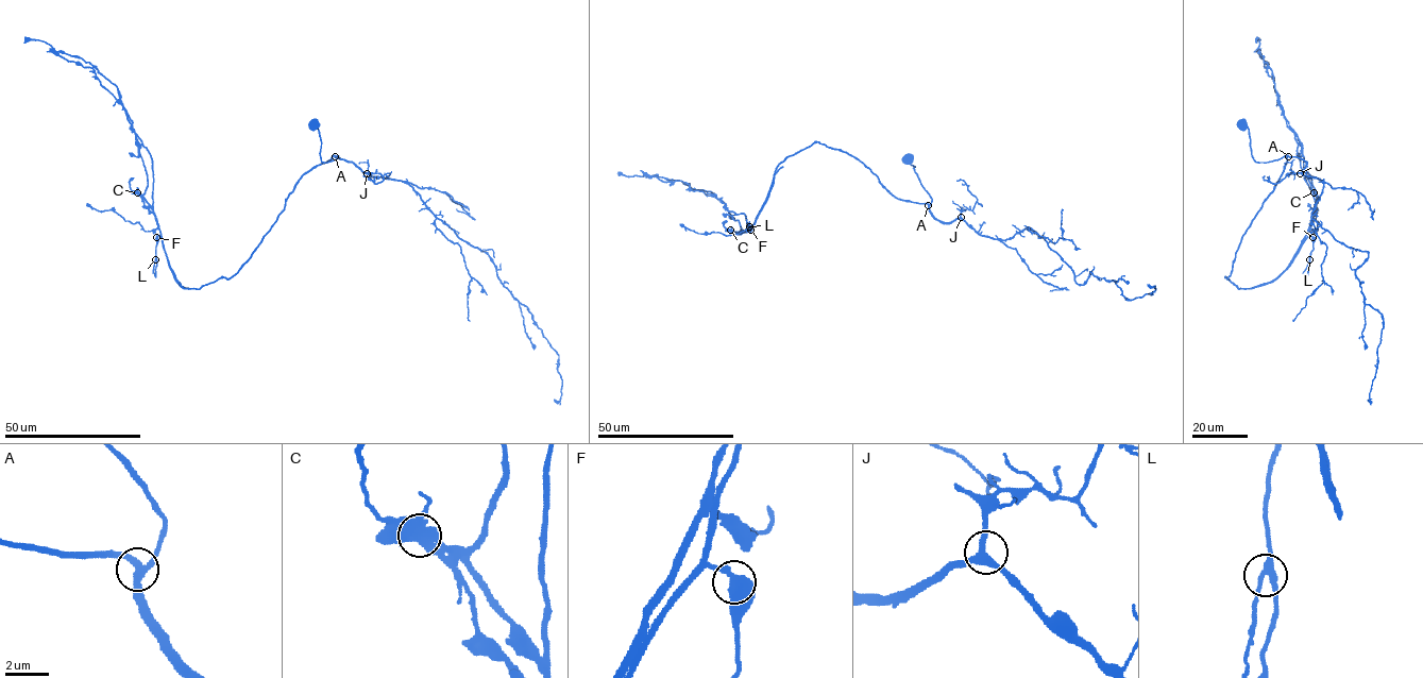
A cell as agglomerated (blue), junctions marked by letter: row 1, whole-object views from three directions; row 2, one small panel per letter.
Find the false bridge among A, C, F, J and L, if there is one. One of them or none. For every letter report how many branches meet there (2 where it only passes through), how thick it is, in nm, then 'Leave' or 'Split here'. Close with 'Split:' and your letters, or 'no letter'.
A: Branches: 3. Thickness 280 nm. Leave
C: Branches: 3. Thickness 500 nm. Split here
F: Branches: 2. Thickness 550 nm. Leave
J: Branches: 3. Thickness 320 nm. Leave
L: Branches: 3. Thickness 280 nm. Leave
Split: C

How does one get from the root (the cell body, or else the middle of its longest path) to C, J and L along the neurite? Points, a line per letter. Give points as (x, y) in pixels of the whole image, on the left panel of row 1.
C: (312, 125), (320, 159), (338, 157), (302, 176), (251, 257), (227, 278), (184, 288), (156, 220), (137, 192)
J: (312, 125), (318, 130), (322, 162), (335, 159), (338, 155), (367, 173)
L: (312, 125), (320, 138), (320, 159), (338, 157), (302, 176), (236, 273), (184, 288), (159, 235), (155, 259)

